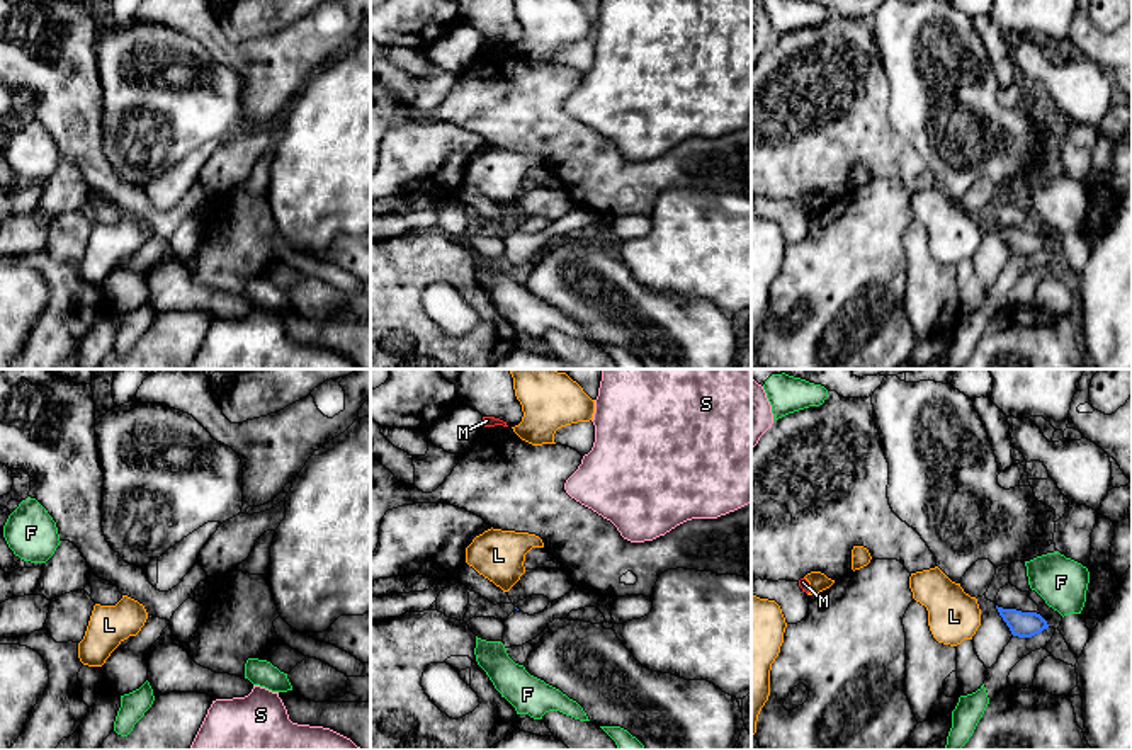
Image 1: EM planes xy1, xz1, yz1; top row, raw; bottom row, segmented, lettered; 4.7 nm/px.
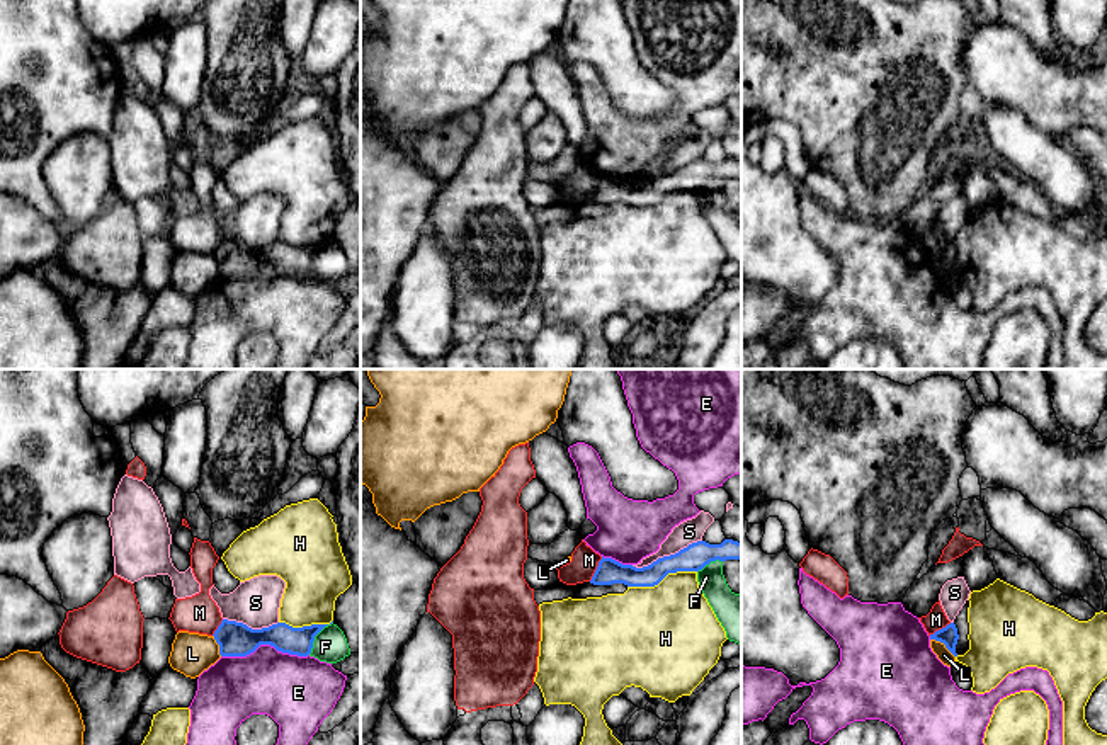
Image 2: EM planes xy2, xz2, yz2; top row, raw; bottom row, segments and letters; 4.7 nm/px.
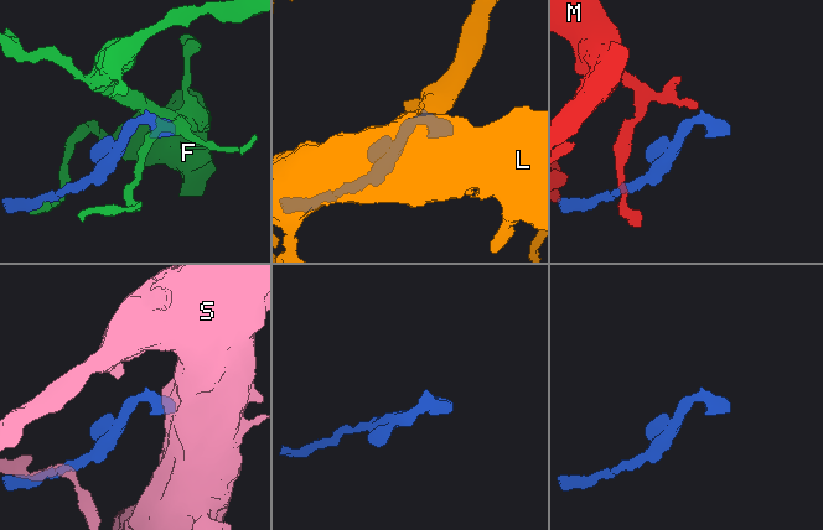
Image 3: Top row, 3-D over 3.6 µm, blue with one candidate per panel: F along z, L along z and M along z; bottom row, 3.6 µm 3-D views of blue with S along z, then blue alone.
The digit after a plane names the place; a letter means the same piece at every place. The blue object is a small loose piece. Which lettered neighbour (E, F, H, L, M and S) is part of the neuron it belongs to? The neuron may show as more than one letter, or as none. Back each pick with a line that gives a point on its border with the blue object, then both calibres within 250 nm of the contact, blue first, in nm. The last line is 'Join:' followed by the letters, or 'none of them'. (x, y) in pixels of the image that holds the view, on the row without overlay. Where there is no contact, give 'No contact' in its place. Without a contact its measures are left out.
Join: none of them

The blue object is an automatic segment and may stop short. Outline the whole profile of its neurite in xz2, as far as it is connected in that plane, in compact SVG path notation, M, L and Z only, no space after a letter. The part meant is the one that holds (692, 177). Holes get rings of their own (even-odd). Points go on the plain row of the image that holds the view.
M724 158L721 163L697 160L680 168L678 172L658 177L656 180L643 187L622 184L612 177L602 175L590 202L593 204L624 202L627 206L655 206L668 192L699 191L716 179L741 180L741 162L733 158Z

